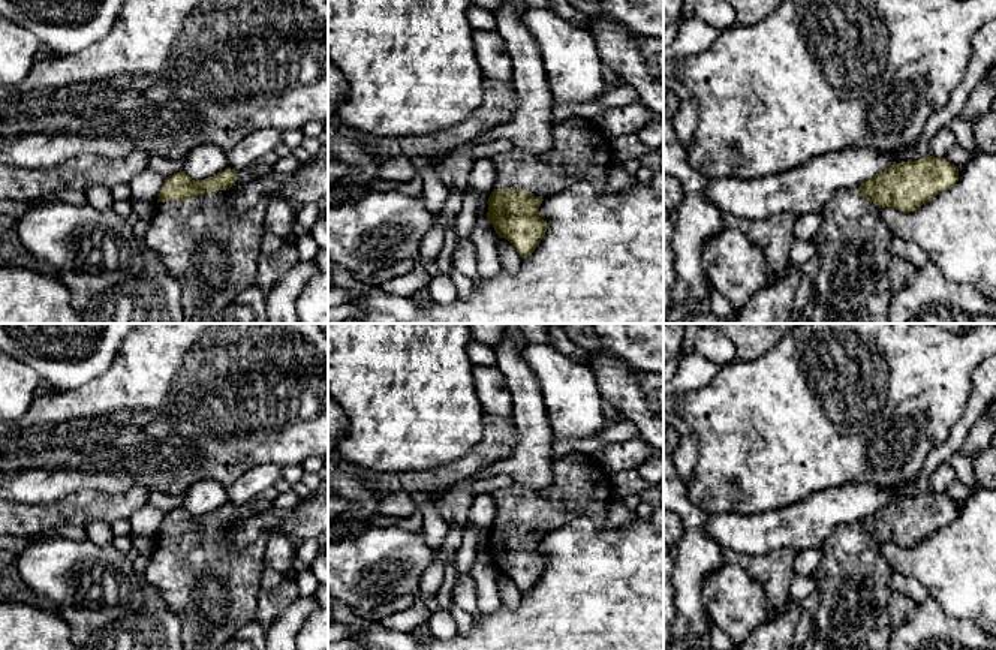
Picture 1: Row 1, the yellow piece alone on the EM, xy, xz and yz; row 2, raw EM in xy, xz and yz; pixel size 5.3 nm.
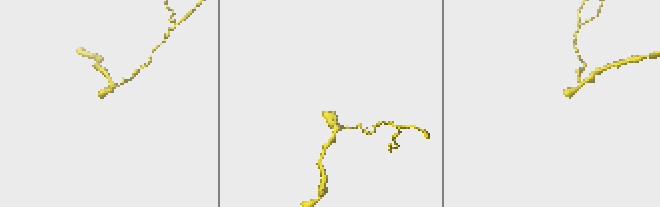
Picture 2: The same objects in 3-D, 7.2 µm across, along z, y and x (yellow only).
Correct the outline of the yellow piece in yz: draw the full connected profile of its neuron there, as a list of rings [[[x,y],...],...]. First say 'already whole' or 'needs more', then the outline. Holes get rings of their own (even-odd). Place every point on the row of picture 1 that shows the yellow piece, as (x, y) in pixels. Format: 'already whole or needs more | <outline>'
needs more | [[[929,154],[914,162],[894,163],[861,183],[858,189],[837,189],[824,205],[821,211],[822,226],[813,237],[818,243],[821,268],[813,279],[815,310],[809,318],[810,324],[888,324],[887,312],[893,294],[887,277],[887,265],[891,256],[887,246],[893,235],[881,219],[881,210],[893,207],[905,213],[915,211],[957,181],[959,166],[948,163],[944,157]]]

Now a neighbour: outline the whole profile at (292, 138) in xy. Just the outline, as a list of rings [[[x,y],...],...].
[[[289,129],[282,132],[282,142],[291,150],[301,147],[303,139],[304,133],[301,129]]]

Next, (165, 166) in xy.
[[[150,156],[148,168],[160,174],[165,180],[180,171],[183,171],[183,160],[165,159],[160,156]]]

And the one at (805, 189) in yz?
[[[914,145],[896,151],[848,148],[839,153],[827,153],[779,175],[753,180],[740,180],[735,177],[710,178],[705,195],[725,214],[738,217],[765,219],[779,211],[791,211],[797,216],[821,213],[837,189],[858,189],[861,183],[873,178],[881,171],[894,163],[902,163],[899,153],[912,147]]]

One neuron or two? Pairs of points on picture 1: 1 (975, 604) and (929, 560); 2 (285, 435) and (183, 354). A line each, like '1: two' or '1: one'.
1: one
2: one

